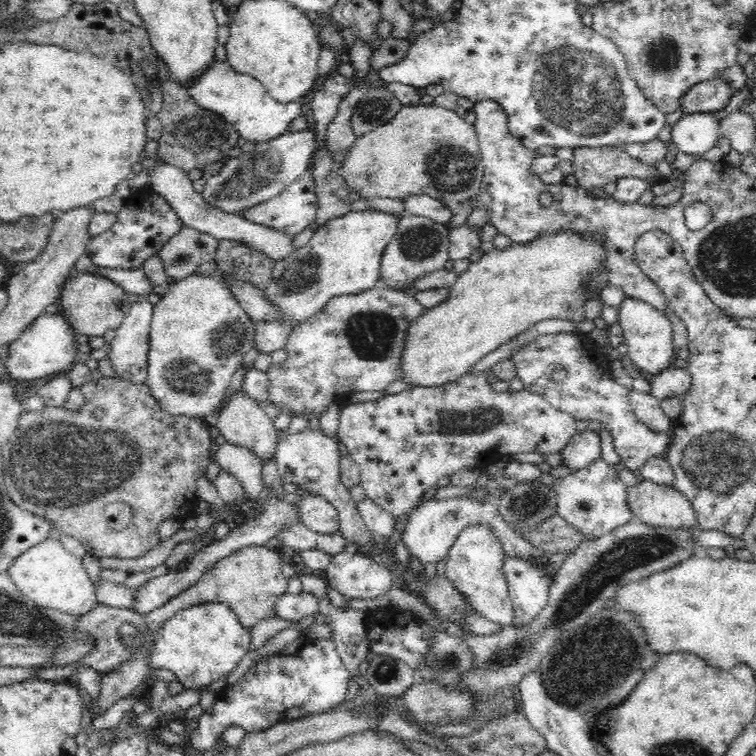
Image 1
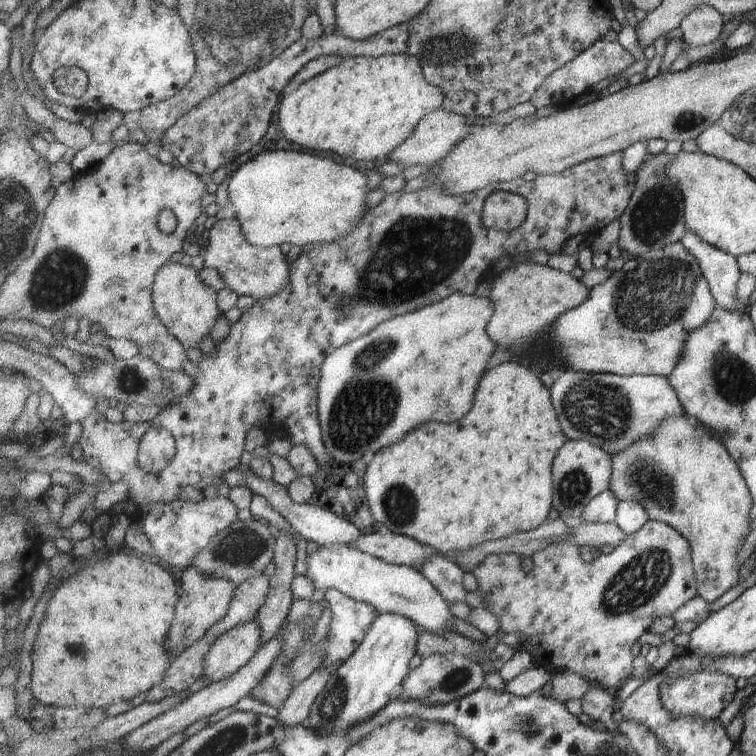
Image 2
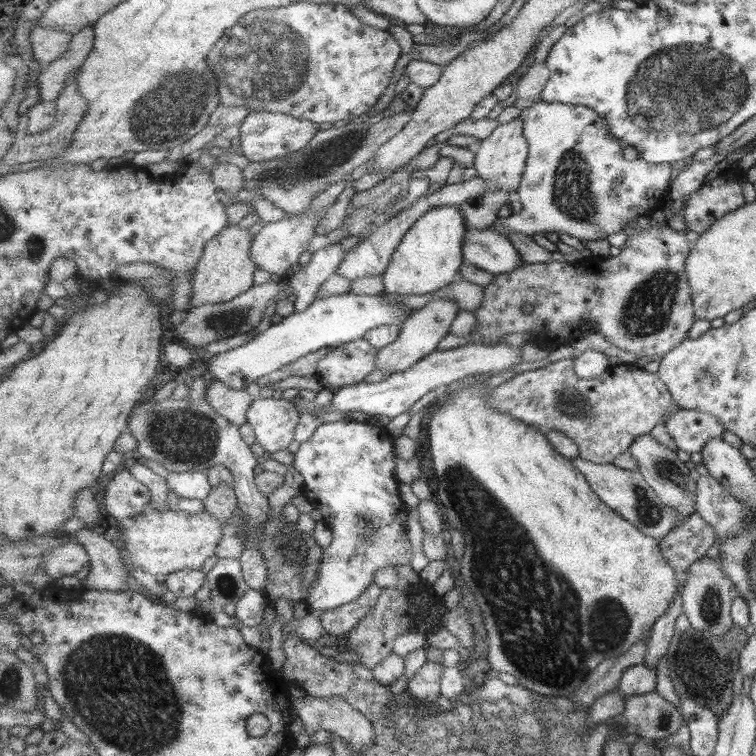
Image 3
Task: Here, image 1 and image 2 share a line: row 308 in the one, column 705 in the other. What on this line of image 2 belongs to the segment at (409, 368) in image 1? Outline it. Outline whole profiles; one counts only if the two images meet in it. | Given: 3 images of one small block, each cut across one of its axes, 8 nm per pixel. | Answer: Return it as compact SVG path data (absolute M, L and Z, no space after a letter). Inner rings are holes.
M684 413L683 415L673 415L668 419L665 419L664 423L661 423L660 427L656 430L655 435L636 440L635 444L631 447L627 447L624 452L611 455L612 478L611 484L609 485L609 491L613 492L620 502L634 501L635 503L642 505L647 511L650 520L653 519L654 521L670 524L673 528L677 529L677 532L680 533L681 536L685 537L685 540L688 541L689 548L692 548L692 563L693 568L696 569L697 595L708 603L717 600L723 592L729 590L731 586L735 586L733 584L737 581L739 569L737 567L735 556L739 552L741 544L743 544L743 540L741 542L741 539L746 536L745 533L747 532L747 525L749 524L747 522L747 514L749 514L749 509L752 504L749 491L745 486L743 478L741 478L739 466L737 466L732 457L729 456L727 449L720 443L720 441L721 440L719 440L717 436L713 436L699 425L699 422L697 422L695 418L691 418Z

